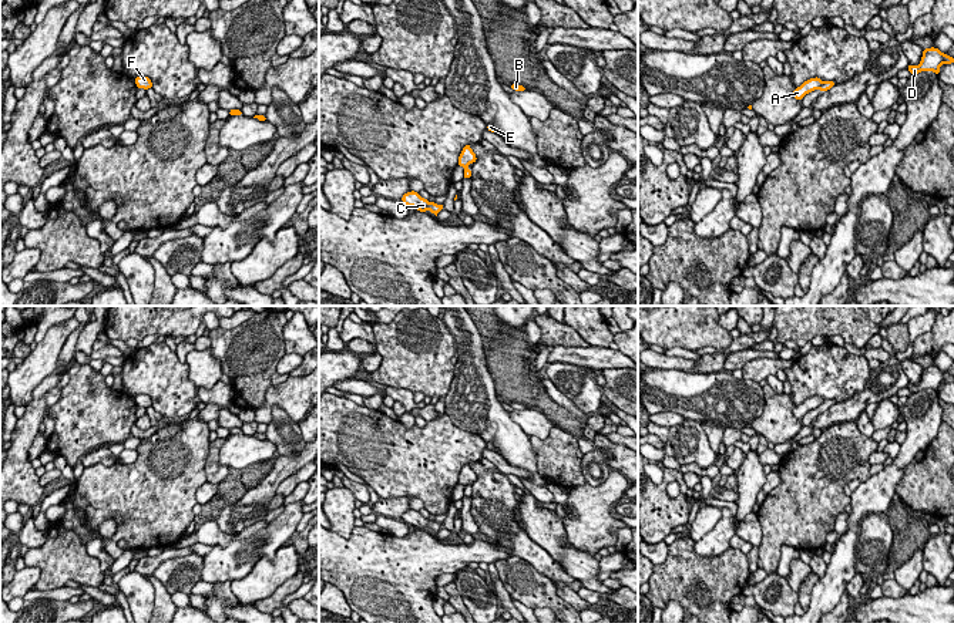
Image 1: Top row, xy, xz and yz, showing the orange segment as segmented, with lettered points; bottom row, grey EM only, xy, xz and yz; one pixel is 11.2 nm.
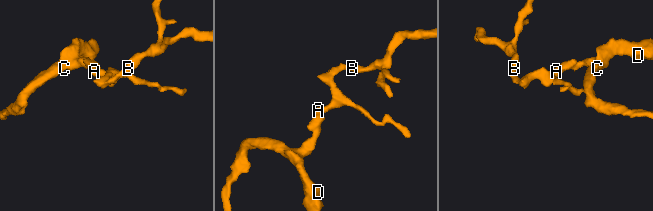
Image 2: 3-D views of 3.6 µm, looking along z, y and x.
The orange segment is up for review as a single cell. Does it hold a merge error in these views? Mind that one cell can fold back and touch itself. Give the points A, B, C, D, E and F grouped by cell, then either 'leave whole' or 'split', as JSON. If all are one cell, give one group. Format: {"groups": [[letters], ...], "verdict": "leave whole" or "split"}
{"groups": [["A", "B", "E", "F"], ["C", "D"]], "verdict": "split"}

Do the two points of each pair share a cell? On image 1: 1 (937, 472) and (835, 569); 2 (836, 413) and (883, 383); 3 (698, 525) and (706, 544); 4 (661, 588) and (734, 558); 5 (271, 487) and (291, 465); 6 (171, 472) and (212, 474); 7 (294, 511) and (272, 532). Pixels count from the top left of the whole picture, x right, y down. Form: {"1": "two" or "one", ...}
{"1": "two", "2": "one", "3": "two", "4": "one", "5": "one", "6": "two", "7": "one"}

